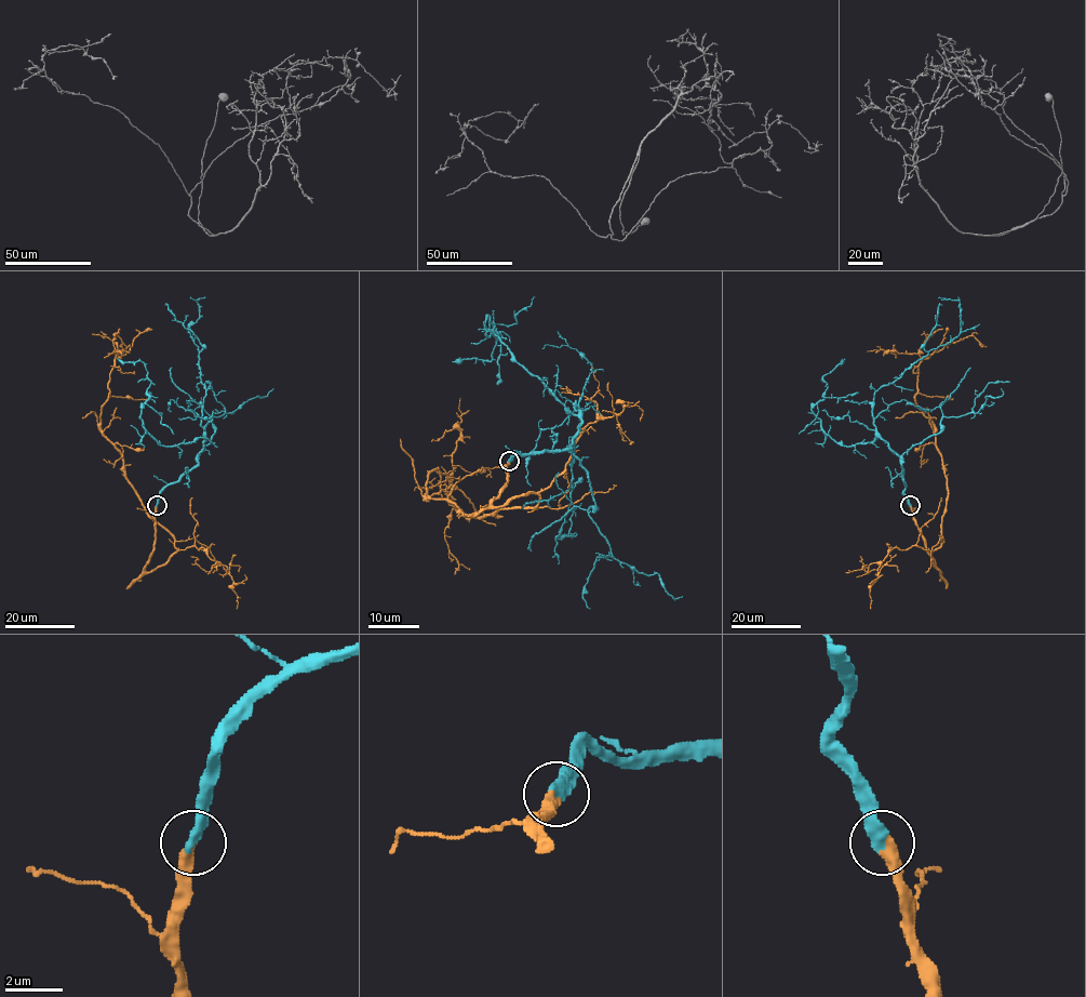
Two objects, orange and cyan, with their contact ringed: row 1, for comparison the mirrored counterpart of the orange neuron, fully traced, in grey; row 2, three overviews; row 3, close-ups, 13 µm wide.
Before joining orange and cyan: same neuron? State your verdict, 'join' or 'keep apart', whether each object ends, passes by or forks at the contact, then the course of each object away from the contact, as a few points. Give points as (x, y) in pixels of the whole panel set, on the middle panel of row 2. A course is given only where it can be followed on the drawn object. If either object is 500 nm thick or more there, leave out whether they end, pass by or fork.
join; orange ends there; cyan ends there; orange runs (510, 462), (492, 503), (535, 508), (468, 517), (427, 478), (451, 486), (444, 539), (470, 570); cyan runs (510, 461), (514, 453), (571, 448), (576, 406), (581, 420), (559, 536), (573, 536), (571, 517), (581, 503)

